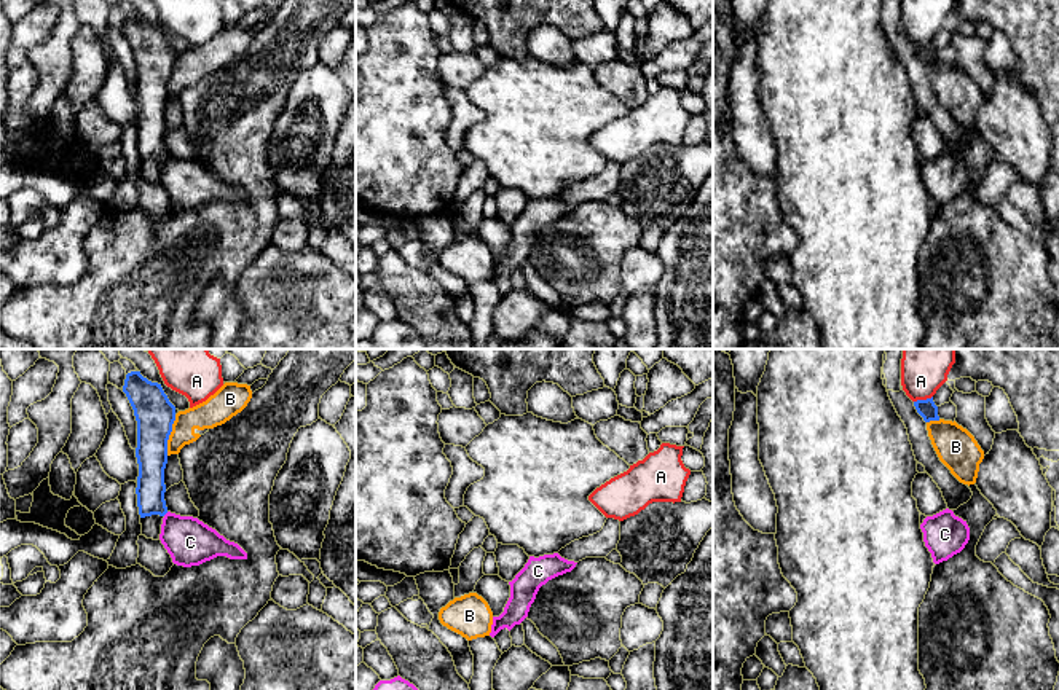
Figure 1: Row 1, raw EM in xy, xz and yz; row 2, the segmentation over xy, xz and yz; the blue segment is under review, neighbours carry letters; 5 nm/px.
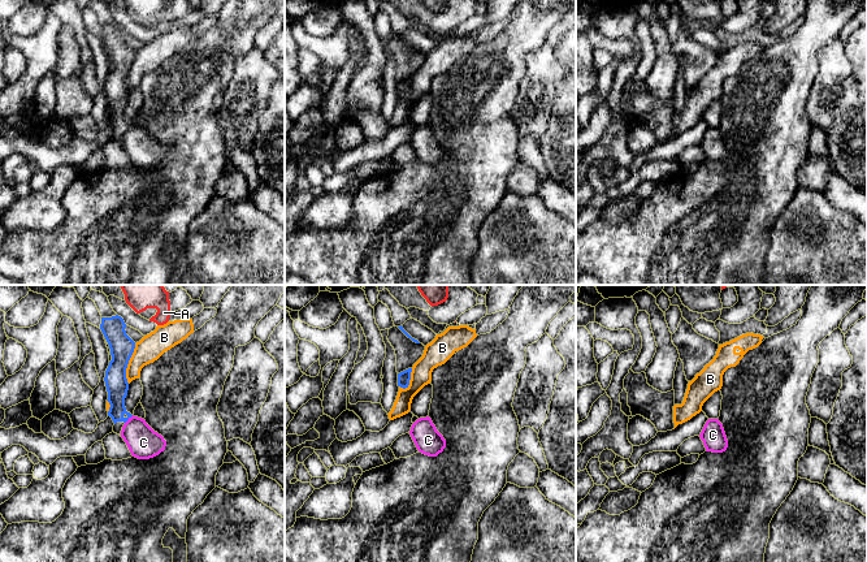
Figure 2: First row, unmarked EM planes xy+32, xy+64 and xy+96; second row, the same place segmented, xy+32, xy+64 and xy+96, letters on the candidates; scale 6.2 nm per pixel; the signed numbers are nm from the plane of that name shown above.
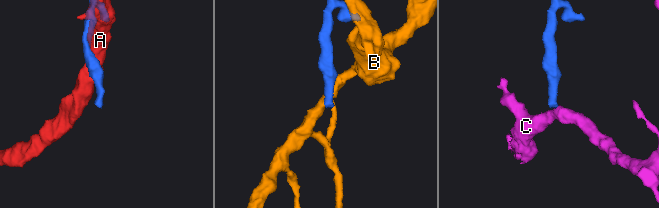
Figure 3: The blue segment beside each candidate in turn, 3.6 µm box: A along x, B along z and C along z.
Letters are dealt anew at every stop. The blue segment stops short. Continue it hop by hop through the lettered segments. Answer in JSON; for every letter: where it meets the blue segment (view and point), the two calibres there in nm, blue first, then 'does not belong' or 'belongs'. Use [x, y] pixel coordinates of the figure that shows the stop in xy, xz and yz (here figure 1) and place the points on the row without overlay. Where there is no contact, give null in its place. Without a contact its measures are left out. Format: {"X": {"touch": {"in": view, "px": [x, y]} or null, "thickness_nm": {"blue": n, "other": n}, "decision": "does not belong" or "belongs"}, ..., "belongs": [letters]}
{"A": {"touch": {"in": "yz", "px": [922, 43]}, "thickness_nm": {"blue": 90, "other": 200}, "decision": "does not belong"}, "B": {"touch": {"in": "xy", "px": [169, 77]}, "thickness_nm": {"blue": 200, "other": 140}, "decision": "does not belong"}, "C": {"touch": {"in": "xy", "px": [165, 156]}, "thickness_nm": {"blue": 150, "other": 240}, "decision": "does not belong"}, "belongs": []}

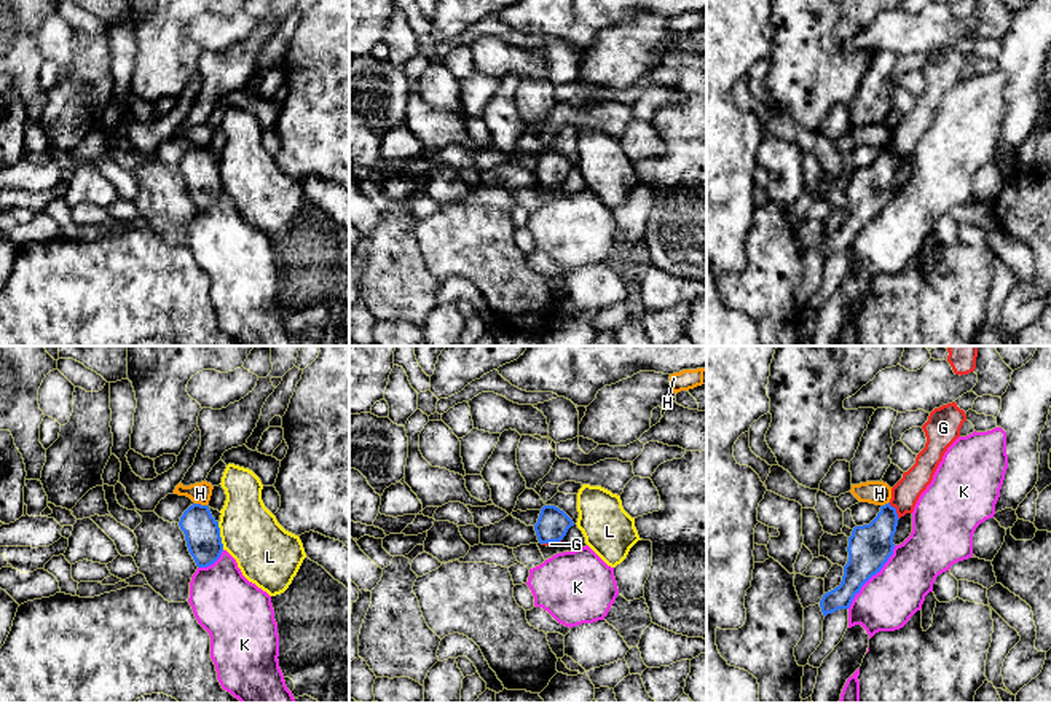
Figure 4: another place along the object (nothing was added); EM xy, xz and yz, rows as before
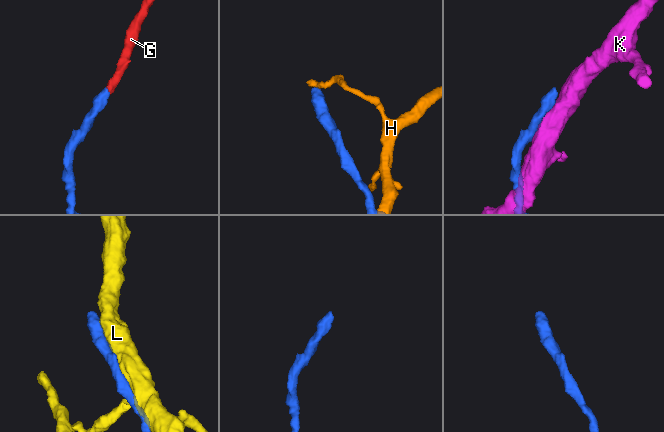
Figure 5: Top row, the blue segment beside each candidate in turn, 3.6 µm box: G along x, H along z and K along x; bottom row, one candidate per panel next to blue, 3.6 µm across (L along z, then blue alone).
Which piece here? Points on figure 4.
{"G": {"touch": {"in": "yz", "px": [895, 153]}, "thickness_nm": {"blue": 220, "other": 140}, "decision": "belongs"}, "H": {"touch": {"in": "xy", "px": [200, 147]}, "thickness_nm": {"blue": 180, "other": 110}, "decision": "does not belong"}, "K": {"touch": {"in": "yz", "px": [871, 219]}, "thickness_nm": {"blue": 220, "other": 280}, "decision": "does not belong"}, "L": {"touch": {"in": "xy", "px": [219, 179]}, "thickness_nm": {"blue": 180, "other": 300}, "decision": "does not belong"}, "belongs": ["G"]}

